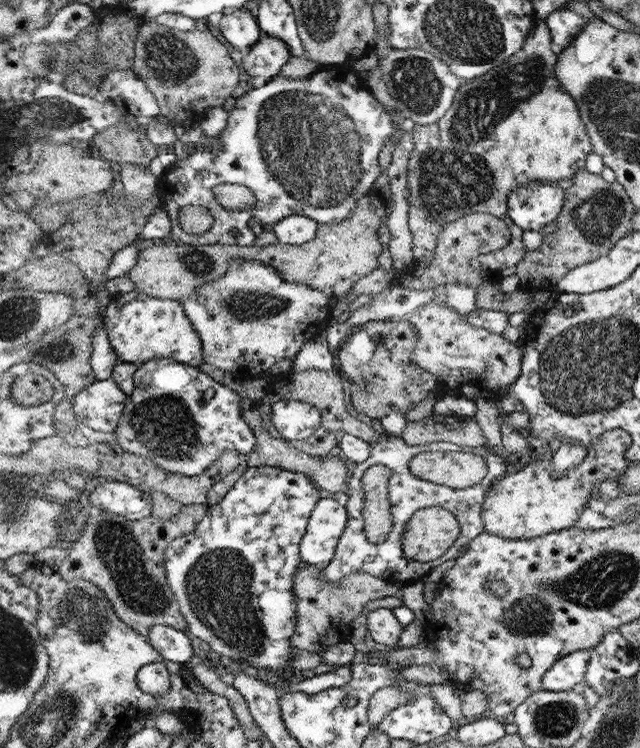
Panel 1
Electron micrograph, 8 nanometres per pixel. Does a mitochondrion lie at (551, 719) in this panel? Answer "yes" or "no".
yes

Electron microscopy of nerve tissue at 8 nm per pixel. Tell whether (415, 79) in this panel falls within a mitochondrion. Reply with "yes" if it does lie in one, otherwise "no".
yes

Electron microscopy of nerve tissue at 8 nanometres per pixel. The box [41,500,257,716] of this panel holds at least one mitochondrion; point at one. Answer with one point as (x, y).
(119, 551)

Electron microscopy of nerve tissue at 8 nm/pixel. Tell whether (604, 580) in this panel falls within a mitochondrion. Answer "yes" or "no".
yes

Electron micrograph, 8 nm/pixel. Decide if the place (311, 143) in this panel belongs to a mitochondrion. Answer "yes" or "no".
yes

